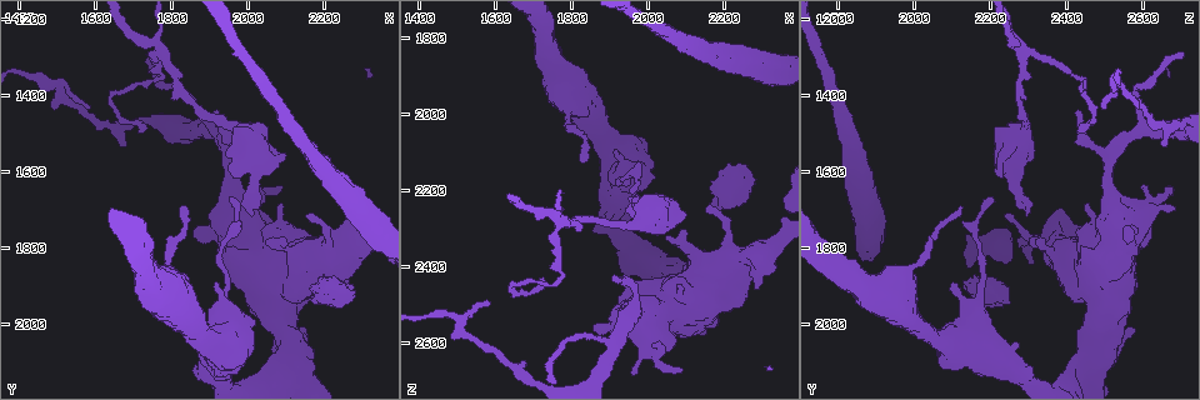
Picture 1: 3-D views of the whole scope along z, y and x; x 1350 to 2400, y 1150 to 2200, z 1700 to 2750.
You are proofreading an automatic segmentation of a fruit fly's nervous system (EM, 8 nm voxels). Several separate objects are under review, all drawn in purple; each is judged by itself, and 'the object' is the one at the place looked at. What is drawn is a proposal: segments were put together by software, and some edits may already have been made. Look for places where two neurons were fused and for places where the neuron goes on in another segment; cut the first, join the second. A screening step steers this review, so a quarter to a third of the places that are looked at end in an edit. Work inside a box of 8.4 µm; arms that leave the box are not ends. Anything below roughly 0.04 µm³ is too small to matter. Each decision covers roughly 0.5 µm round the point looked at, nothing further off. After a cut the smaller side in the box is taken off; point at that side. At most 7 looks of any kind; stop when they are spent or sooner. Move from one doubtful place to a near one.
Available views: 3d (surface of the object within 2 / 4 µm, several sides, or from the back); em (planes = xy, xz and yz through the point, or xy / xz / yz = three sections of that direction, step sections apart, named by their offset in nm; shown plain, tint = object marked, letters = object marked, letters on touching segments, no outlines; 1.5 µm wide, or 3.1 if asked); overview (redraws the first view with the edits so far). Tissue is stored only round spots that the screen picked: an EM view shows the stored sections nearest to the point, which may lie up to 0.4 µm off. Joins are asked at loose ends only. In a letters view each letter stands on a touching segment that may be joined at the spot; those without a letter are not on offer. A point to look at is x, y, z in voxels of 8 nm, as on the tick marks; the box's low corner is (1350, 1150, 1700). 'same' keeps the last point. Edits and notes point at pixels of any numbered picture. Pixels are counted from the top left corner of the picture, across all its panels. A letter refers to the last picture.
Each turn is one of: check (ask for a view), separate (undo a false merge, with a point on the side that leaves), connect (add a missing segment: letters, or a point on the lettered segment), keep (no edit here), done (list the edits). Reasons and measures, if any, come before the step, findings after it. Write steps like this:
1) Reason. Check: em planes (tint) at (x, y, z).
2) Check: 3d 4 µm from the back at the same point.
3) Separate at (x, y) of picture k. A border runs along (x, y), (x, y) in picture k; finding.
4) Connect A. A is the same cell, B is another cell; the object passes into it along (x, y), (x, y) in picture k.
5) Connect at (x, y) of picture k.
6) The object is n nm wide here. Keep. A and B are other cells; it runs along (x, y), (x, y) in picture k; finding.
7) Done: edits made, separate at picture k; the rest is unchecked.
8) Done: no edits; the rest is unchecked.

Check: em planes (letters) at (2015, 1720, 2300).

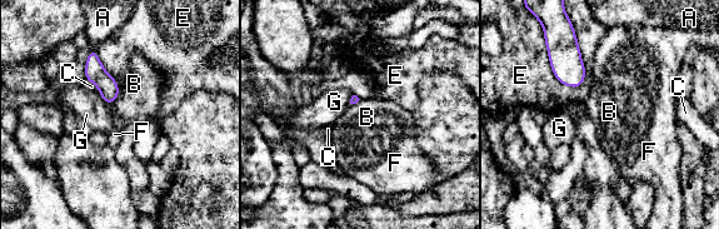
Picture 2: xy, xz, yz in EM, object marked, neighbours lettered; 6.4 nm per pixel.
Keep. A, B, C, E, F and G are other cells; a border runs along (116, 98), (109, 105) in picture 2; none of them fits.

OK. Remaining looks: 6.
Tapers out. Check: 3d 2 µm at (1915, 1455, 2425).

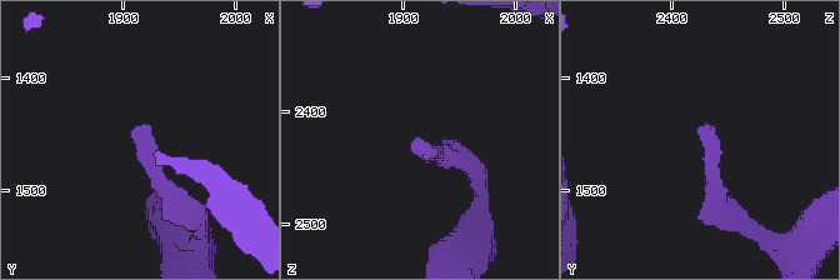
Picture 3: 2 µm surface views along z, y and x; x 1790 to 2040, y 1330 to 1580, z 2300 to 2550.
Need the tissue. Check: em xz step 4 (letters) at (1910, 1446, 2424).

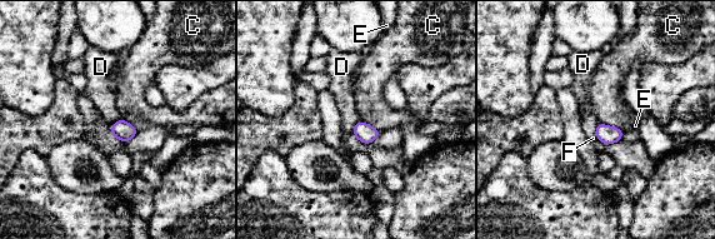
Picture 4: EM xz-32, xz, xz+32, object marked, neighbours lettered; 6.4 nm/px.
Keep. C, D, E and F are other cells; a border runs along (359, 119), (354, 127), (353, 137) in picture 4; no lettered segment goes on from it.

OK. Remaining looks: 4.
Sudden change in width. Check: em planes (tint) at (1880, 2035, 2065).

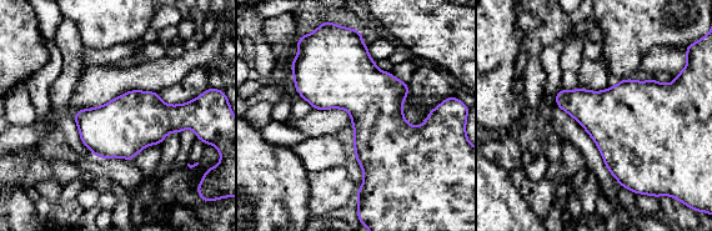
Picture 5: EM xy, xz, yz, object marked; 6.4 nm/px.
Check: em planes (letters) at the same point.

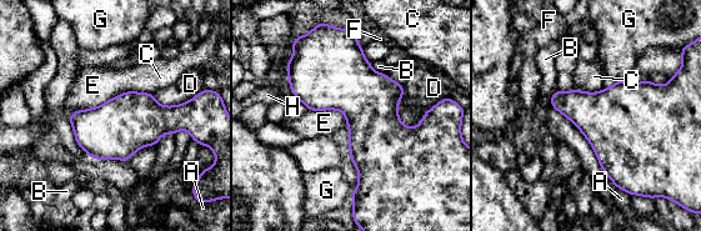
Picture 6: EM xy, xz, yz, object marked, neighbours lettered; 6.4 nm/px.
The longest contact is with E, 550 nm. Keep. A, B, C, D, E, F, G and H are other cells; a border runs along (151, 93), (123, 91), (68, 117) in picture 6; continuous, no second neuron.

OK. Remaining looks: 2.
Done: no edits; the rest is unchecked.

